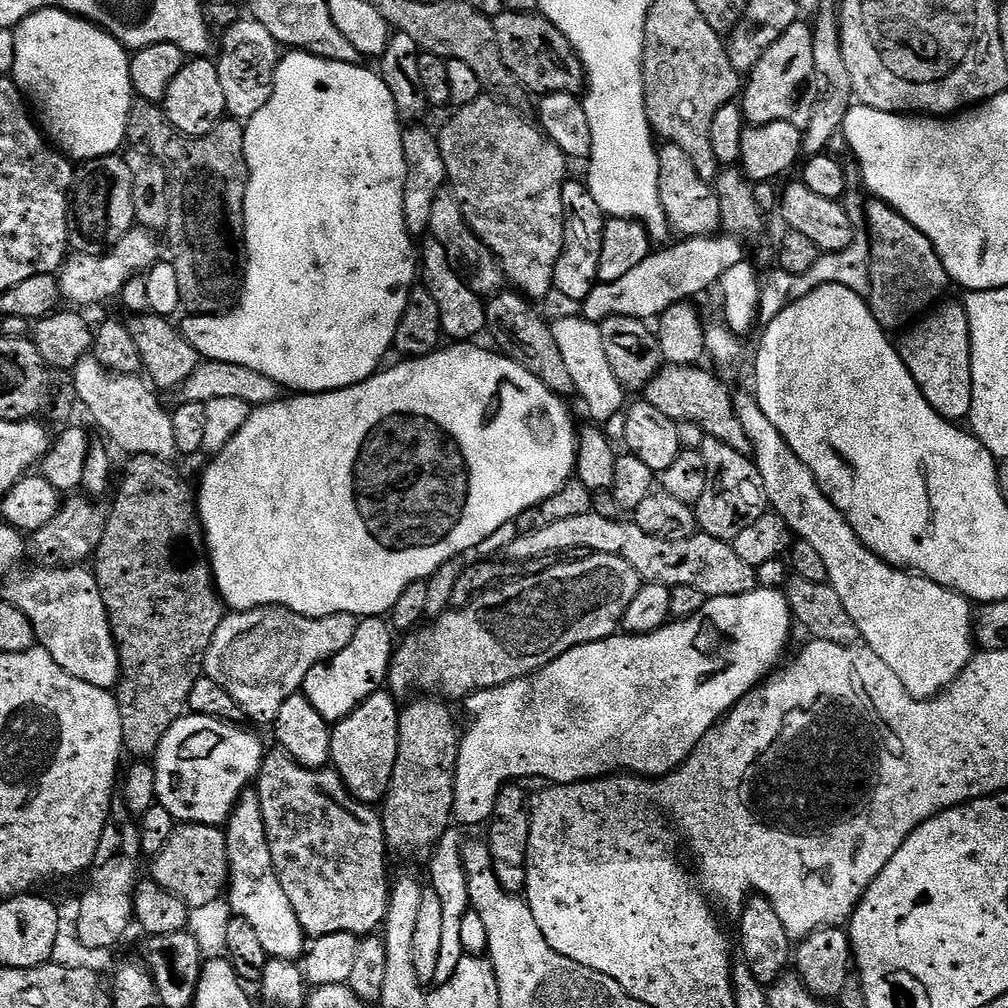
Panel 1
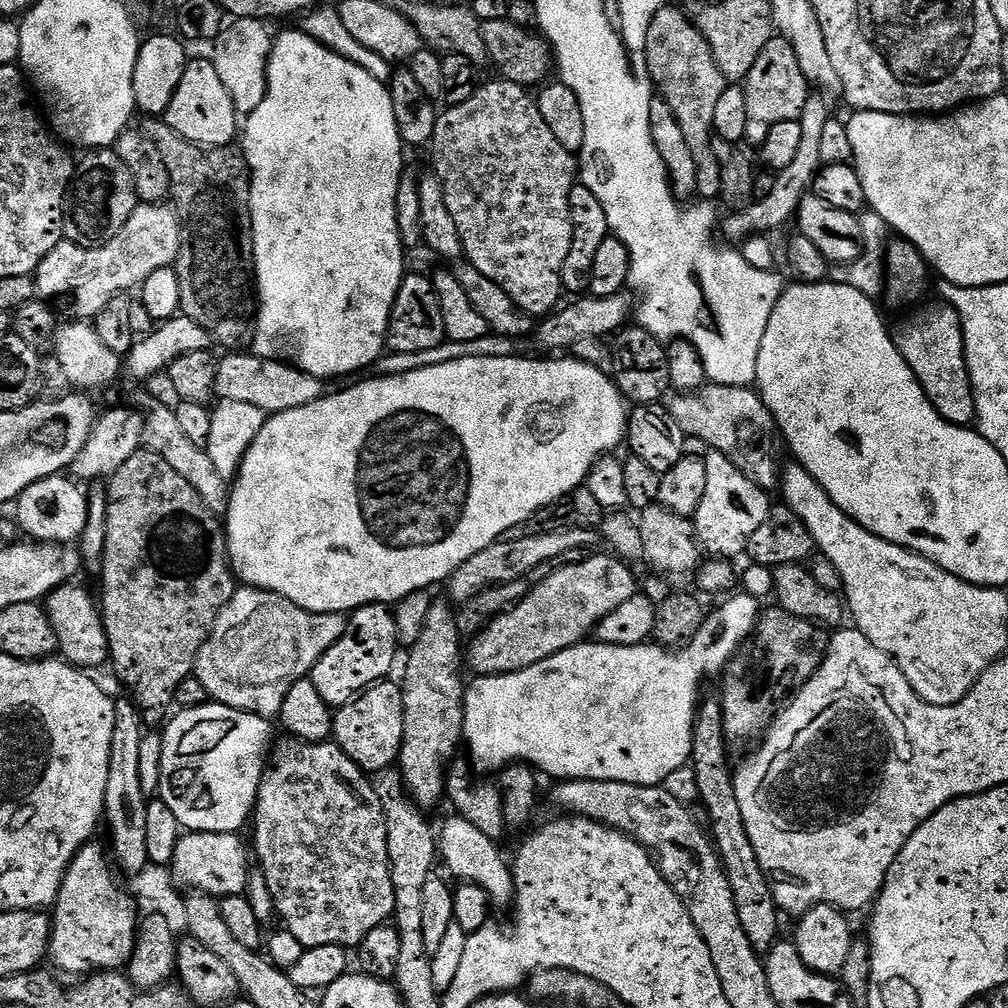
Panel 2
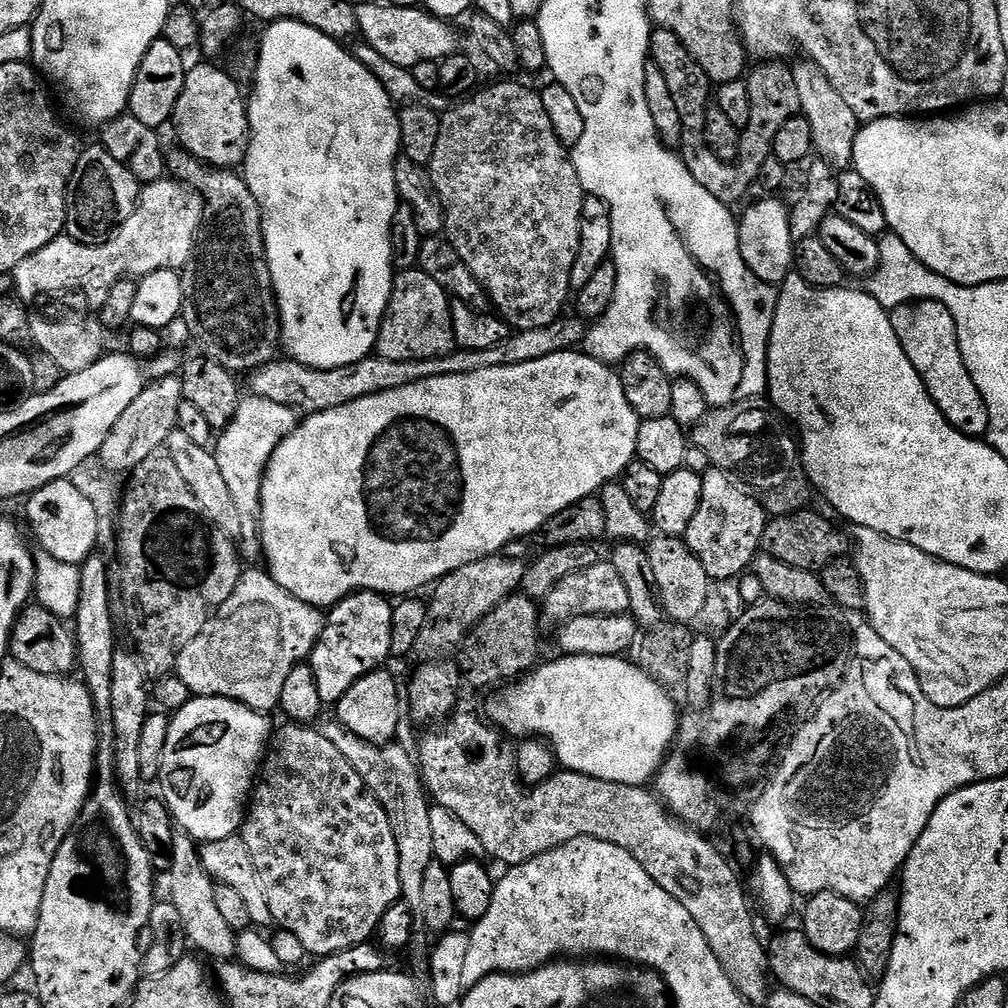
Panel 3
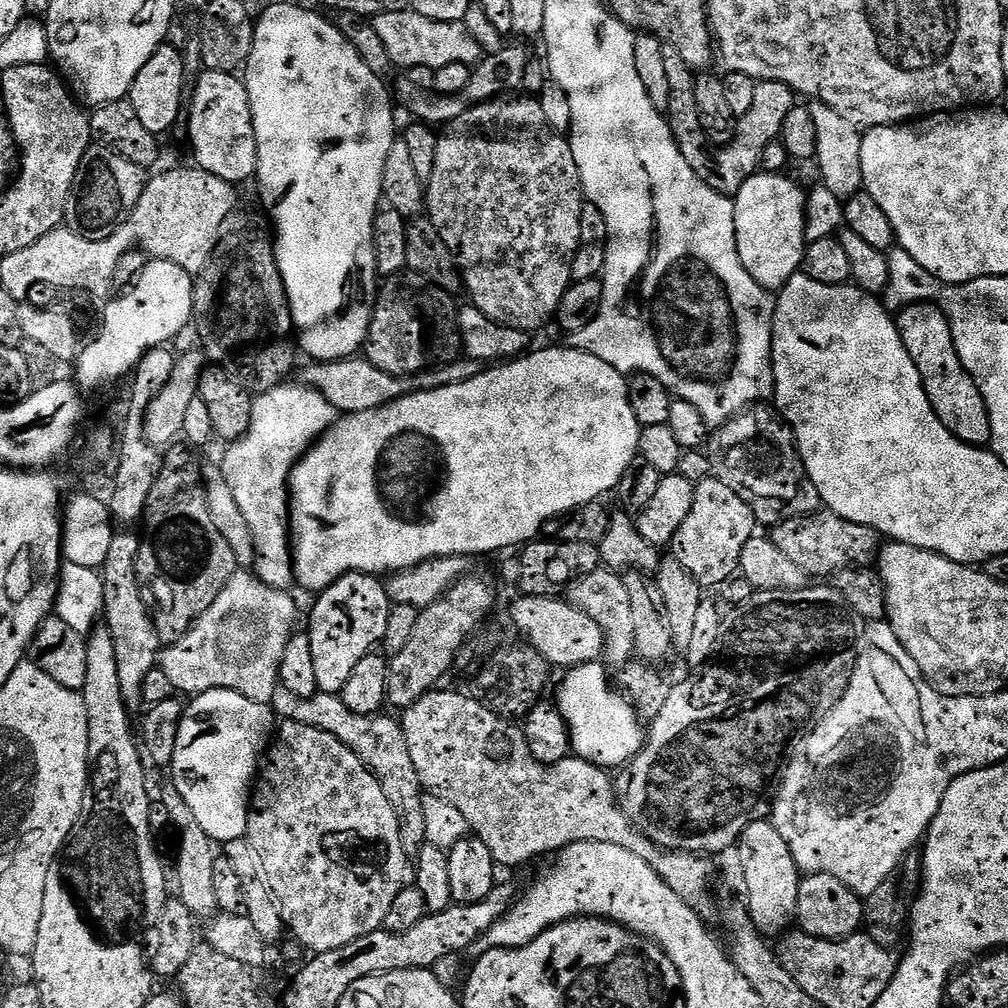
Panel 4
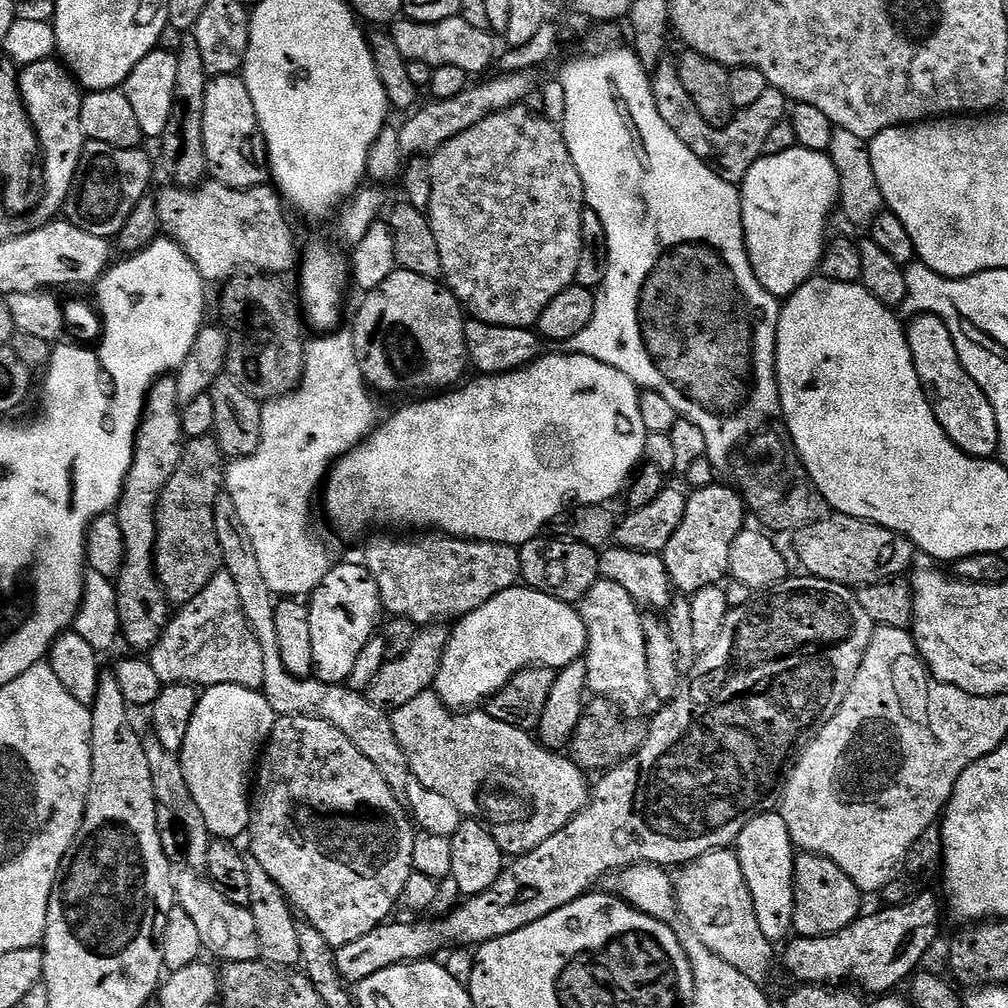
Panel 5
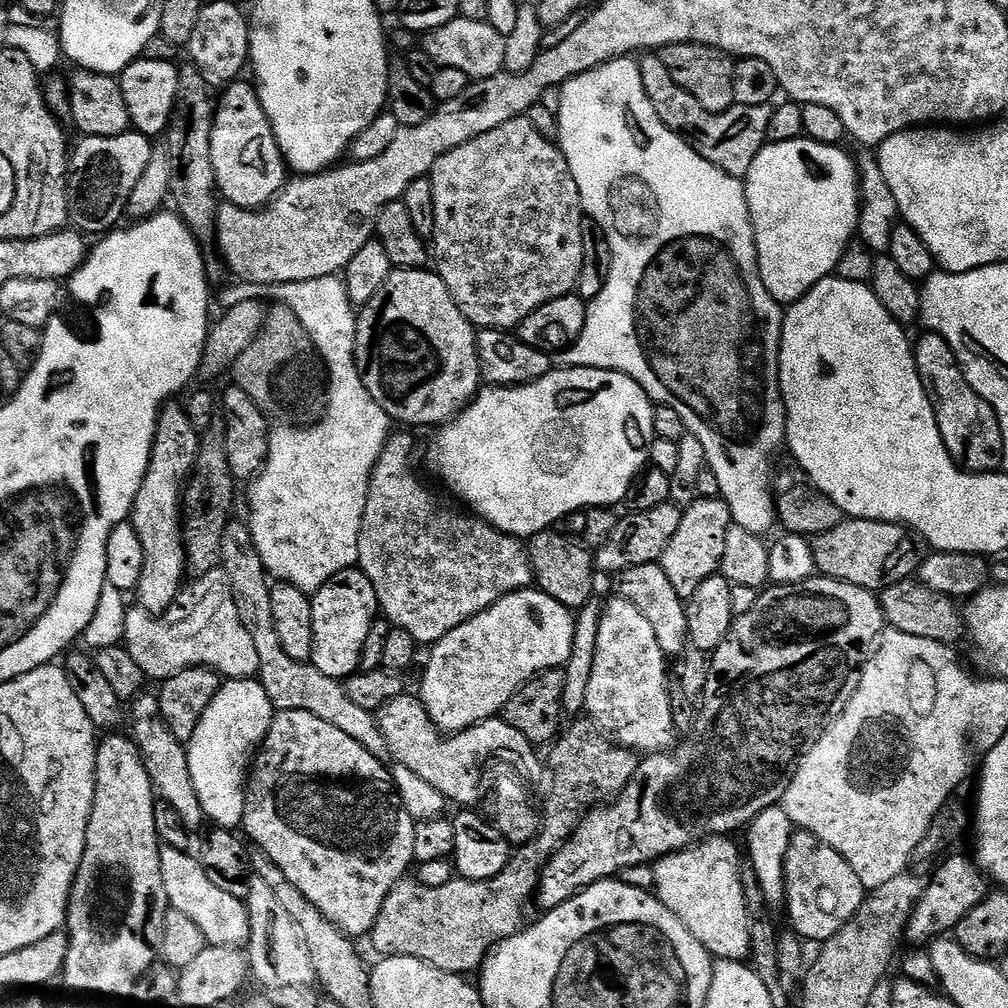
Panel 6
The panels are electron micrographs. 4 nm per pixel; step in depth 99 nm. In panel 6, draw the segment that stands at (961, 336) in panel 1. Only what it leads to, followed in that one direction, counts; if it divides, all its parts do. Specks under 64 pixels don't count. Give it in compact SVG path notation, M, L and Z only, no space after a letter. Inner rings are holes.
M925 331L923 335L924 337L920 341L915 341L914 359L920 381L924 383L924 389L928 391L928 400L932 403L944 448L948 451L949 457L959 467L961 464L968 472L993 471L992 473L995 473L997 471L995 468L999 466L1000 459L1003 458L1004 452L1006 452L1006 446L1002 442L1002 434L994 410L968 385L960 370L960 364L957 363L956 356L953 355L946 341L937 332Z

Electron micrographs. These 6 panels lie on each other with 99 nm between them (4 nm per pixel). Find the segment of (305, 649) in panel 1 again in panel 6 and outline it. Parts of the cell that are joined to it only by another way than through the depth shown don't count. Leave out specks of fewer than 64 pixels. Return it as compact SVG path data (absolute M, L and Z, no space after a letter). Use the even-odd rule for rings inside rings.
M204 584L197 592L185 591L167 612L157 616L139 606L129 607L122 644L149 681L163 682L187 668L211 668L228 680L250 680L260 670L258 652L248 632L228 632L236 619L229 585Z

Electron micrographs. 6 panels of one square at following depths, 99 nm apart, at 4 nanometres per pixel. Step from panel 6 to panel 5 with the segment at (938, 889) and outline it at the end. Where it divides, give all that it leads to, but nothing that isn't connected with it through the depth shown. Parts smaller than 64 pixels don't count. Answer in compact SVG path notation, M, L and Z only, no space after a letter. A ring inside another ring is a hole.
M932 890L921 891L902 904L881 907L881 912L873 916L861 915L833 936L796 936L789 939L783 945L784 968L794 979L800 980L796 982L801 985L844 986L849 980L852 983L849 985L859 986L865 993L891 993L923 965L920 963L924 955L935 946L940 936L942 900L937 893L936 896Z

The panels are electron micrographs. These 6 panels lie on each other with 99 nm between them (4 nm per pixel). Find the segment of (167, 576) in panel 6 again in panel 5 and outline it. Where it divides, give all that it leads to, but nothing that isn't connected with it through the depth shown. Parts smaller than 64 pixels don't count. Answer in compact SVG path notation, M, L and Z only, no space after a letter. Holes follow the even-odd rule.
M175 375L160 377L144 401L144 413L136 432L134 458L120 502L114 509L118 526L122 526L124 542L124 561L120 573L114 577L119 635L136 654L151 653L170 623L170 605L156 577L156 507L160 505L160 495L166 482L170 482L174 470L178 470L178 462L182 462L186 437L182 430L181 411Z

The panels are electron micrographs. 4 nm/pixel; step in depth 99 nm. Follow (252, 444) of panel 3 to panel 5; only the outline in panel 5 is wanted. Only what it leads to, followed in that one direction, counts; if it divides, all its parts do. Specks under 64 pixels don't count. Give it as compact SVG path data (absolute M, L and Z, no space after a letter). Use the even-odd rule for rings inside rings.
M309 343L304 362L304 379L300 387L288 396L267 401L262 408L262 438L258 450L241 460L232 460L224 474L224 488L238 510L238 518L254 546L258 566L266 578L276 598L308 598L316 587L326 578L334 560L328 557L328 548L316 541L312 533L312 495L325 483L333 464L364 443L377 427L376 408L372 405L370 389L364 383L364 375L358 366L355 355L347 351L336 352L331 356Z

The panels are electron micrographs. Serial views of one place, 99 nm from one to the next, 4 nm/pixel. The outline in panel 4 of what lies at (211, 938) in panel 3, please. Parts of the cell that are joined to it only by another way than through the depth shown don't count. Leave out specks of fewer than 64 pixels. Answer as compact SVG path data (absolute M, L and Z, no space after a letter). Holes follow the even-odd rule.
M165 787L166 790L158 796L158 803L166 806L168 823L173 829L180 828L180 849L176 852L176 880L174 876L174 892L180 901L197 918L212 918L217 915L216 899L214 898L214 862L218 855L214 850L214 841L208 837L206 830L198 826L198 818L190 811L190 806L182 802L182 794L174 787Z

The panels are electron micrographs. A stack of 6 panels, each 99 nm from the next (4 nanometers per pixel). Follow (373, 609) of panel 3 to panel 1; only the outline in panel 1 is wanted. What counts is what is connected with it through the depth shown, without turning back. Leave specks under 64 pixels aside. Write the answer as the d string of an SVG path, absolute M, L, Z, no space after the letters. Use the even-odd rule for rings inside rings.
M361 619L354 630L354 638L350 638L350 646L306 674L302 695L308 699L310 706L314 706L314 710L318 710L318 714L322 714L322 718L326 718L328 725L339 724L359 704L366 702L366 698L385 687L394 655L392 636L394 629L387 619Z

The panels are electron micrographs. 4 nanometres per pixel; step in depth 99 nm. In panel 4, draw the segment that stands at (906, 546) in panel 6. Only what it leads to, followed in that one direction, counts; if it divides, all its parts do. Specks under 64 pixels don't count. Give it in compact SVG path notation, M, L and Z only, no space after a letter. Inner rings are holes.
M819 510L811 516L790 518L773 527L770 539L786 558L791 558L810 578L835 577L843 568L866 568L877 563L882 547L882 537L870 526L850 522L838 514Z

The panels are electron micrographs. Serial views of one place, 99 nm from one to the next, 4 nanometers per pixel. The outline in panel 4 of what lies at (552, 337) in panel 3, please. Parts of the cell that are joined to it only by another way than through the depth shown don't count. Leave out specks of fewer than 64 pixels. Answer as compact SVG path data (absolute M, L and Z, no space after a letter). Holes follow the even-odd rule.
M349 358L346 360L326 360L309 363L305 370L303 383L309 388L315 388L330 402L330 406L339 413L361 412L362 410L378 410L390 402L398 402L398 398L406 398L410 394L442 390L442 386L458 386L458 382L470 382L478 374L482 374L485 365L476 360L457 358L448 364L438 364L427 368L413 376L395 376L386 374L386 370L378 370L369 360Z

